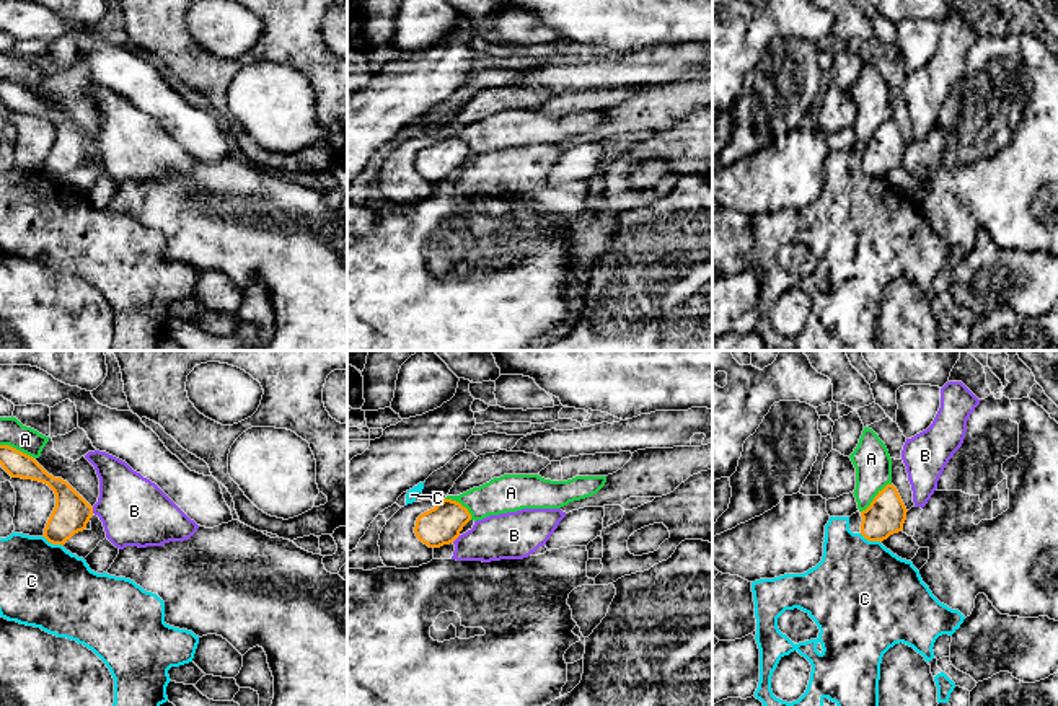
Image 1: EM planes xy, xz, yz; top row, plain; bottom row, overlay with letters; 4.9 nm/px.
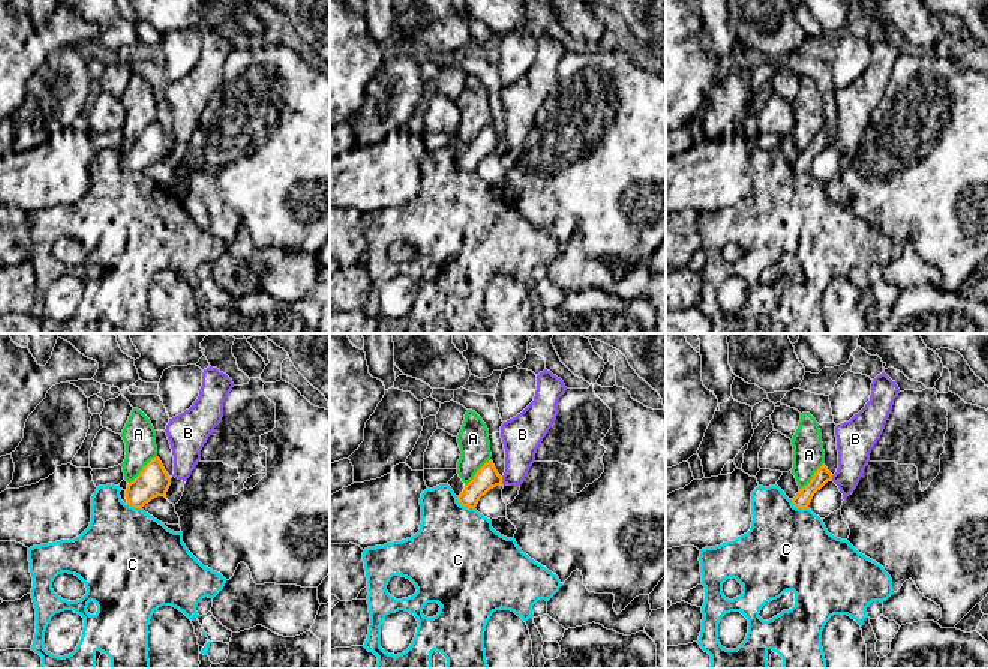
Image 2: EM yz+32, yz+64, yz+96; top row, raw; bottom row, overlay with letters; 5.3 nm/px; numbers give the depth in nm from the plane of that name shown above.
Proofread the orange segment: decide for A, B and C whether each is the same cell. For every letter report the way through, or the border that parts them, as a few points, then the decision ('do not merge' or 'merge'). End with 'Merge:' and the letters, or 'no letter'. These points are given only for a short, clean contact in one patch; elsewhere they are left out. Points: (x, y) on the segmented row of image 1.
A: do not merge
B: along xz (460, 535), (452, 542) | do not merge
C: do not merge
Merge: no letter

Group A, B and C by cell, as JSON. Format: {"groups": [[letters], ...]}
{"groups": [["A"], ["B"], ["C"]]}

